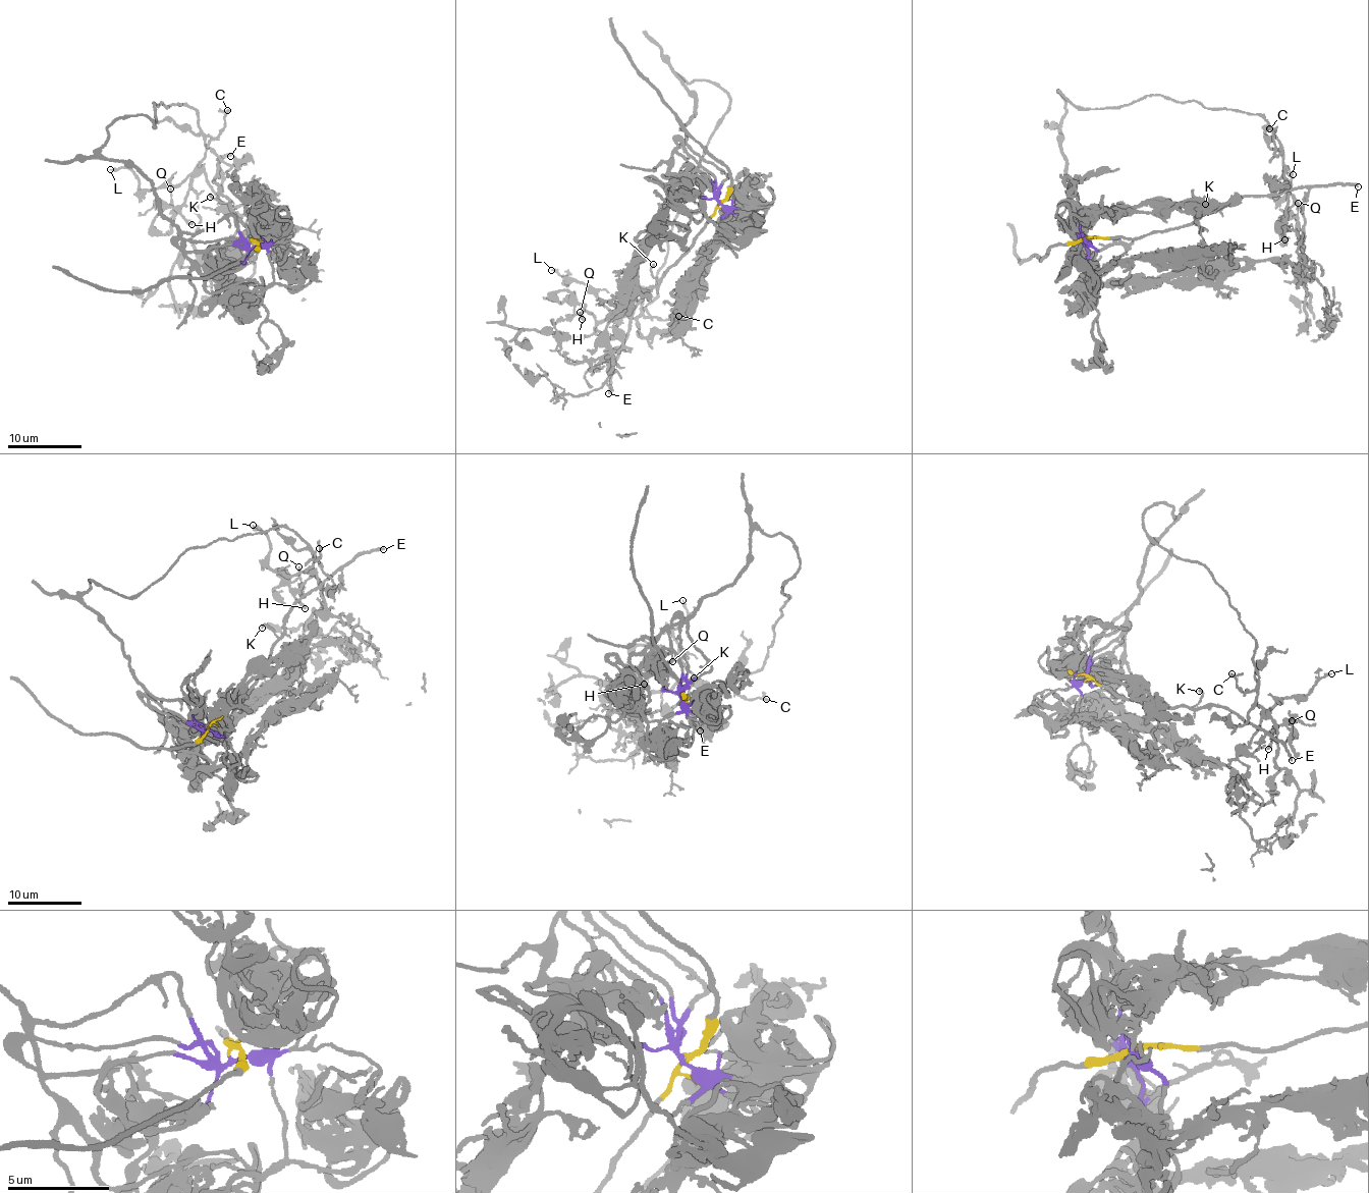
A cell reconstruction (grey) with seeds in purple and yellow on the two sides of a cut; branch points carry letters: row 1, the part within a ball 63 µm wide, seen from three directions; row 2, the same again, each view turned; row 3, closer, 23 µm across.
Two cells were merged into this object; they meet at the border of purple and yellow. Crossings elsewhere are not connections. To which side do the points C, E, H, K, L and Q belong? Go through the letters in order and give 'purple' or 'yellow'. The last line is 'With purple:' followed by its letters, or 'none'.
C: purple
E: yellow
H: purple
K: yellow
L: purple
Q: purple
With purple: C, H, L, Q

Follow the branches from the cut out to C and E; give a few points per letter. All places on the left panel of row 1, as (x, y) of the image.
C: (253, 246), (182, 236), (100, 154), (154, 104), (215, 138), (228, 110)
E: (253, 243), (255, 239), (233, 216), (228, 198), (220, 195), (214, 180), (218, 176), (219, 158), (230, 156)

